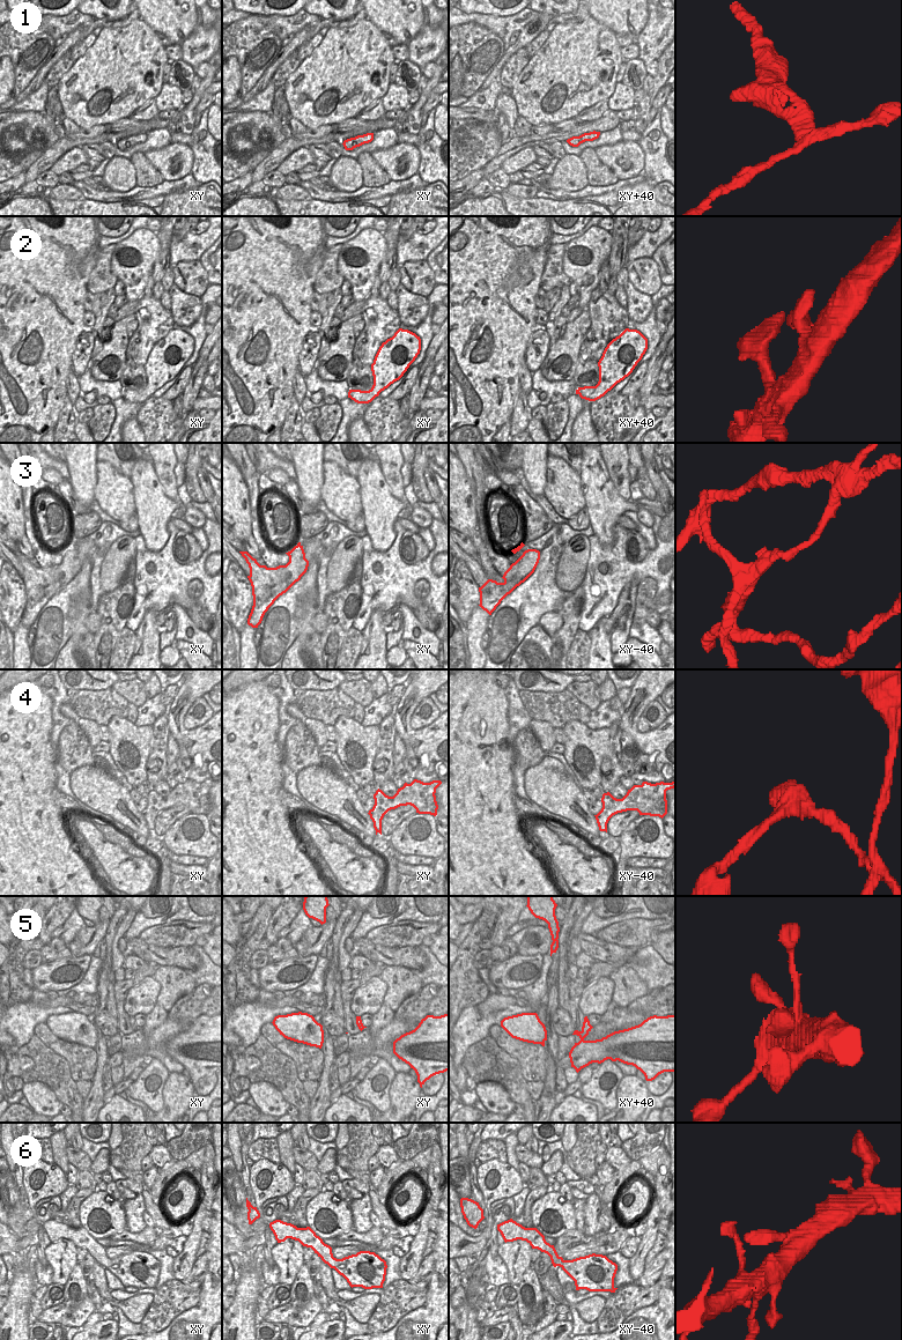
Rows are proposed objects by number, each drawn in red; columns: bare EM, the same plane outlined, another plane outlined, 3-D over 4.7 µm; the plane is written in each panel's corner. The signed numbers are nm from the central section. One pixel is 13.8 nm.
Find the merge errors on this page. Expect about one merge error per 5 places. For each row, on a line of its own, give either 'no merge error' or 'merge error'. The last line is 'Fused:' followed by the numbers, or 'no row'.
1: merge error
2: no merge error
3: merge error
4: no merge error
5: no merge error
6: no merge error
Fused: 1, 3

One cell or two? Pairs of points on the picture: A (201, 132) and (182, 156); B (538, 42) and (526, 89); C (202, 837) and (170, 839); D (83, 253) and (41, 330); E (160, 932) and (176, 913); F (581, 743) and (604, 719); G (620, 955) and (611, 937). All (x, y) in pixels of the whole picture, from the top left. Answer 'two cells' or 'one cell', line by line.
A: two cells
B: two cells
C: one cell
D: one cell
E: two cells
F: two cells
G: two cells

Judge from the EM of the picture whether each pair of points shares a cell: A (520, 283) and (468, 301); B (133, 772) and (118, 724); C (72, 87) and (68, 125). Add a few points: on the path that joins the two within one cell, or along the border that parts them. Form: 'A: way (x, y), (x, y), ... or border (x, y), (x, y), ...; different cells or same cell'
A: way (508, 283), (486, 283), (481, 288); same cell
B: way (140, 761), (138, 748), (125, 735); same cell
C: border (63, 117), (72, 119), (80, 127); different cells

